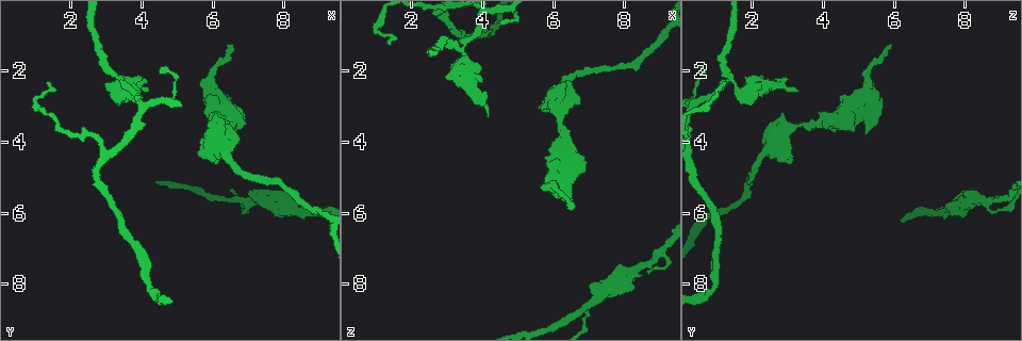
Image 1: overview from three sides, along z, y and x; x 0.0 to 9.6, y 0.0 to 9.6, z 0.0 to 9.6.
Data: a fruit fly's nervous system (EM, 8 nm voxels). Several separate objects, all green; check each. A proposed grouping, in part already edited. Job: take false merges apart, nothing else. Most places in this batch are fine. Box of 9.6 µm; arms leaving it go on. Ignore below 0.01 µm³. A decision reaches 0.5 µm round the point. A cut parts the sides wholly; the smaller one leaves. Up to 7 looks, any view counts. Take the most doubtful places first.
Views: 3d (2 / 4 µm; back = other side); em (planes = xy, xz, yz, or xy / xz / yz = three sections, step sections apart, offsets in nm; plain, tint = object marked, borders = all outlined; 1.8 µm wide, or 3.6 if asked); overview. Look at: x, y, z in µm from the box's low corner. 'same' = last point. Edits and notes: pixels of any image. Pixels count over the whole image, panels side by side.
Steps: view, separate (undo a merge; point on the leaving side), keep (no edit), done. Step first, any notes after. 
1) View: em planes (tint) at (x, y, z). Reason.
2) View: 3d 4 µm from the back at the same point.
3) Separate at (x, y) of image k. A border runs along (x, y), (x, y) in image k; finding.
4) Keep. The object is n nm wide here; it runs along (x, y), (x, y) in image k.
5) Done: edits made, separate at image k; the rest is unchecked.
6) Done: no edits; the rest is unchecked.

View: em xz step 4 (tint) at (7.00, 5.70, 8.55). Abrupt turn.

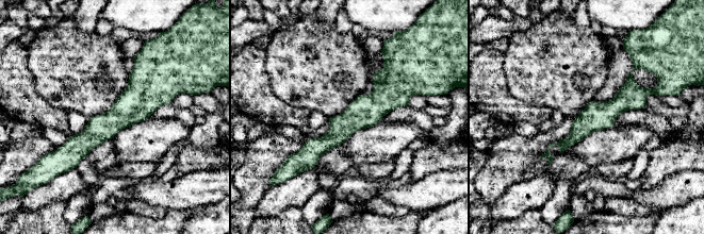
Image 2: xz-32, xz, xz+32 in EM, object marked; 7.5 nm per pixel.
Keep. The object is 200 nm wide here; continuous, no second neuron.

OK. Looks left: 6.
View: em planes (tint) at (3.45, 2.65, 1.85). Sharp bend.

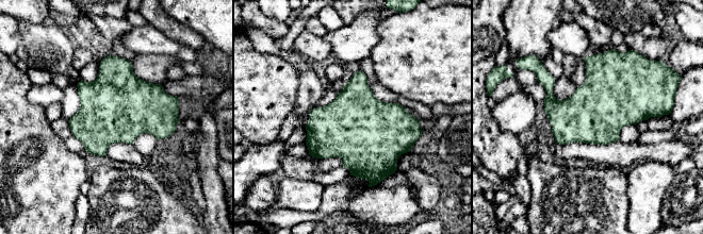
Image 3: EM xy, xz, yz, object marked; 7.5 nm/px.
Keep. One neuron here.

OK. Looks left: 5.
View: 3d 4 µm at (6.35, 3.45, 4.05). Calibre changes.

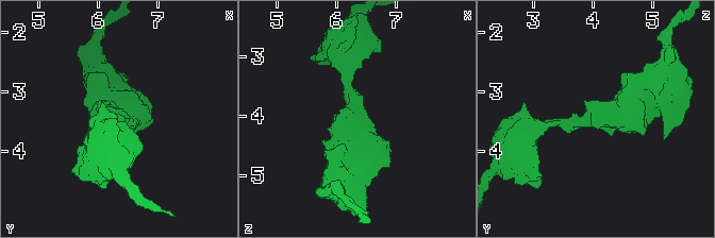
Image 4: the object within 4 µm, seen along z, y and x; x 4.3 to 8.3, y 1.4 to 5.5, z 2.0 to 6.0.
View: em 3.6 µm yz step 8 (tint) at (6.30, 3.45, 4.05). The arms are 190, 700 nm wide.

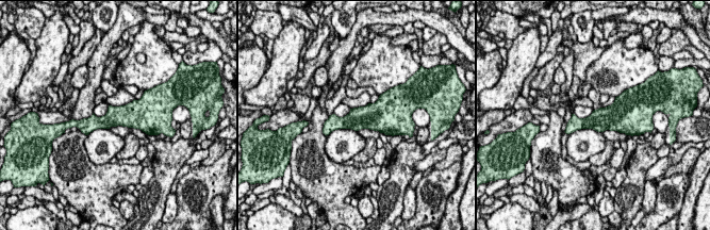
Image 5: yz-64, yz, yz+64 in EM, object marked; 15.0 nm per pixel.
Keep. One neuron here.

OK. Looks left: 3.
Done: no edits; the rest is unchecked.

